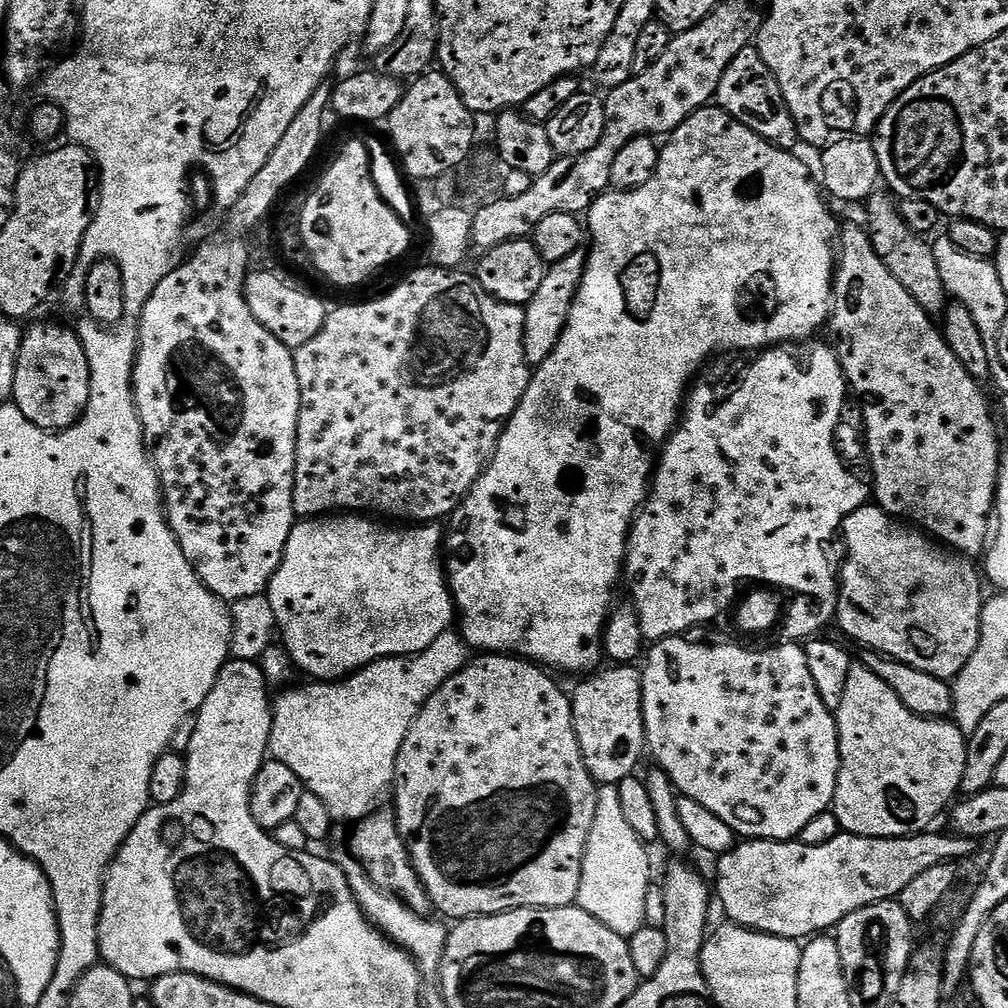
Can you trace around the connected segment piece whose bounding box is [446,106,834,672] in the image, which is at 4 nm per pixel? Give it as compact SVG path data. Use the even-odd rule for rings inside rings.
M705 106L699 112L695 112L686 122L682 122L675 132L667 137L668 145L660 148L660 161L656 167L656 175L637 188L627 190L609 190L603 192L599 198L593 202L591 208L586 213L586 228L590 233L590 244L592 240L592 249L588 252L588 261L584 264L584 277L581 278L580 284L576 288L576 297L572 300L572 308L568 311L568 323L564 325L562 334L554 346L554 350L542 363L535 365L531 373L528 388L524 396L520 399L520 405L514 410L514 414L508 419L504 426L504 432L500 436L500 441L496 444L496 451L492 453L492 459L488 461L487 468L480 473L476 479L476 484L472 487L467 496L460 502L460 507L451 513L452 533L447 533L446 544L456 548L456 556L447 557L446 572L450 577L450 587L454 597L454 612L458 617L458 632L469 649L479 650L484 654L516 654L519 653L523 659L529 662L535 662L545 669L561 668L564 672L580 672L583 668L595 669L602 660L602 637L606 627L606 621L610 616L612 604L612 591L616 588L616 583L621 583L622 569L626 564L628 554L628 541L632 531L632 525L638 515L638 509L643 505L646 499L646 493L650 488L650 481L654 476L654 465L658 460L658 453L662 445L672 435L678 424L678 417L682 412L682 401L686 396L686 389L689 387L688 379L699 373L705 367L704 359L712 356L716 351L728 352L731 348L756 348L763 350L769 346L780 346L785 342L800 342L811 334L815 328L820 328L829 323L830 313L832 310L832 301L834 299L834 232L832 236L832 212L828 209L828 204L824 201L825 193L821 185L812 181L812 176L808 173L808 168L799 160L798 157L792 156L791 151L778 148L774 144L762 139L758 134L754 134L745 124L738 122L730 113L724 111L719 106Z

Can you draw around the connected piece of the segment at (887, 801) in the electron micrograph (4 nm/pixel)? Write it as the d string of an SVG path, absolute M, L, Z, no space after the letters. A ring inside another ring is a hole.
M863 666L849 667L846 686L838 697L838 703L840 703L840 709L837 707L834 715L836 729L840 735L840 773L836 779L836 789L830 811L840 824L841 829L849 832L851 836L869 836L870 838L914 836L931 829L933 827L932 819L943 810L944 803L951 798L953 793L957 793L960 785L960 779L964 772L964 760L967 758L968 752L968 740L965 733L961 732L955 723L949 722L947 719L927 720L924 716L906 710L906 706L902 706L898 694L894 694L894 690L890 690L890 686L886 686L886 682L882 682L882 678L878 678L869 668Z

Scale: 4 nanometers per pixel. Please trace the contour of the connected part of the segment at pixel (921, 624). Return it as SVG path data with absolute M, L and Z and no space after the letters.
M879 506L855 508L843 522L843 536L848 557L844 560L844 569L838 572L834 613L841 630L850 639L865 644L865 649L926 670L926 674L934 674L940 680L951 681L968 660L980 635L982 580L977 569L976 572L972 569L973 561L941 546L923 531L889 516Z

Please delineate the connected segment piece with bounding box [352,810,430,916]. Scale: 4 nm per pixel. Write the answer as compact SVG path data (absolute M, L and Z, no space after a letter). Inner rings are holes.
M377 810L355 825L352 832L352 852L356 855L359 867L372 883L377 884L384 892L396 896L410 910L420 916L428 916L430 901L428 890L421 882L416 869L412 866L412 857L408 855L408 847L400 836L400 827L396 824L395 815L391 811Z

